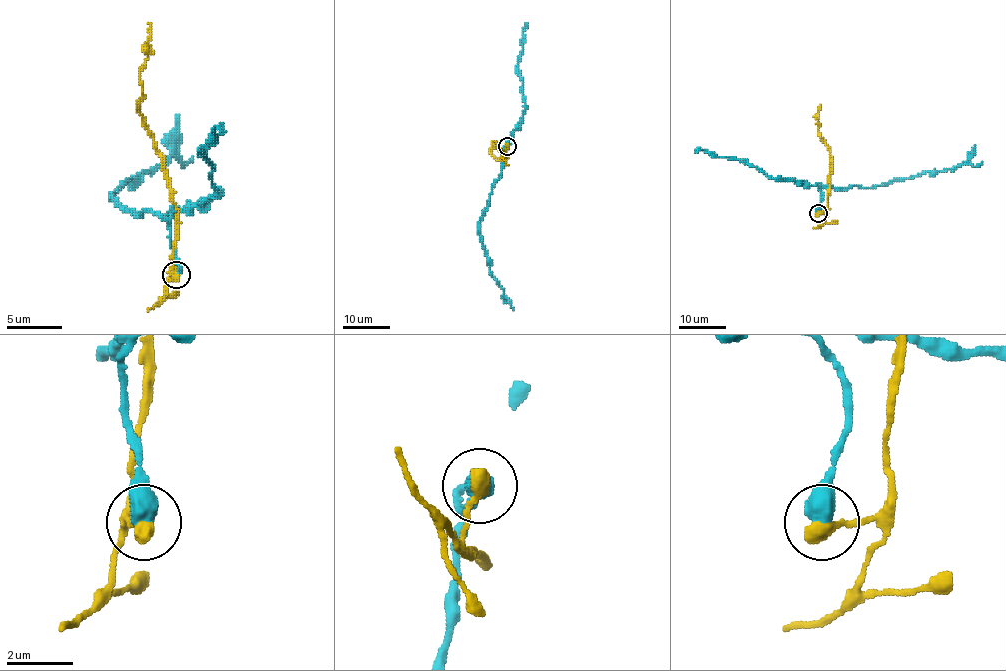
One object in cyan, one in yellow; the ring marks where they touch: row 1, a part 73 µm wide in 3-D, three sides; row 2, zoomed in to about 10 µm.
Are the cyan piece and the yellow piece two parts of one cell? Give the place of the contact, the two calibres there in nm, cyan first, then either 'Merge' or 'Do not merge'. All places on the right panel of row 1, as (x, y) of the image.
Place: (818, 213). Thickness 650 nm (cyan) against 480 nm. Do not merge

